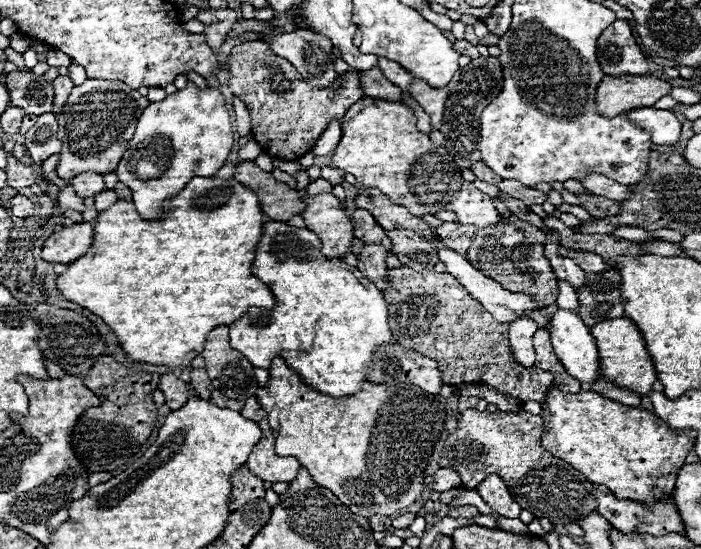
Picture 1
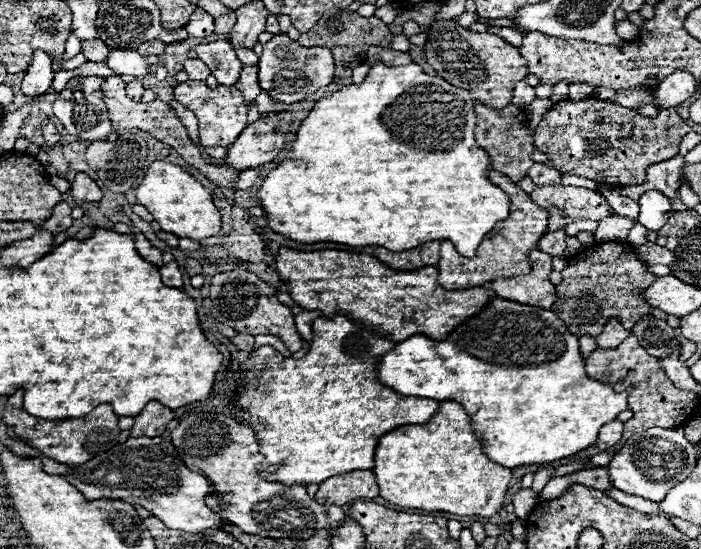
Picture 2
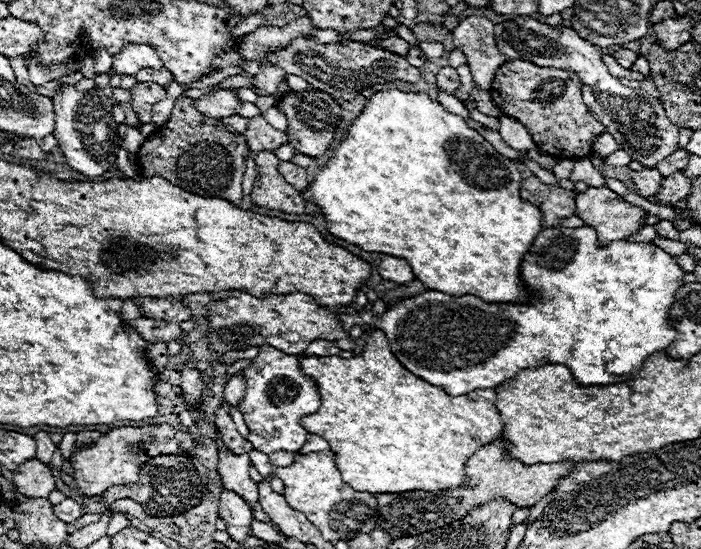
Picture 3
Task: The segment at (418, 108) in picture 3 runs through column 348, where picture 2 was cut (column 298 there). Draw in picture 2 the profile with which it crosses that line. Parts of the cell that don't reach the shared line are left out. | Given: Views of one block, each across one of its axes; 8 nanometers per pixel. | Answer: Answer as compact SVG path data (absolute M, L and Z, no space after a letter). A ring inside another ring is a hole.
M382 62L374 64L368 70L362 84L344 86L342 90L332 92L314 104L310 114L302 120L302 124L296 132L296 140L292 142L290 150L286 152L286 158L268 174L268 178L264 178L256 196L260 200L260 206L266 212L266 220L268 220L270 230L276 234L282 234L294 242L300 242L300 244L338 242L338 244L348 244L354 248L358 248L358 246L384 246L392 252L412 250L412 248L416 248L424 242L432 242L432 240L450 240L462 256L472 258L476 254L476 248L480 246L482 238L498 222L506 220L510 214L508 194L502 192L498 186L494 186L486 178L486 170L490 168L488 154L482 148L476 148L474 104L476 102L470 100L470 94L466 94L466 90L458 90L456 86L448 84L444 78L424 74L418 64L408 64L408 66L398 66L398 68L384 66Z

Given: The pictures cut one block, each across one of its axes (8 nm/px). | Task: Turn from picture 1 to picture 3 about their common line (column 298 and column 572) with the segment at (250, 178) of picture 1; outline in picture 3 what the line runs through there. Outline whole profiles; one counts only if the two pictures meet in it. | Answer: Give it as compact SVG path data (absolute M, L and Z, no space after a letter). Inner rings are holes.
M536 176L522 180L520 196L526 202L532 202L536 208L542 210L542 226L544 228L558 226L562 218L572 216L576 210L576 204L574 204L576 194L572 190L544 184Z

